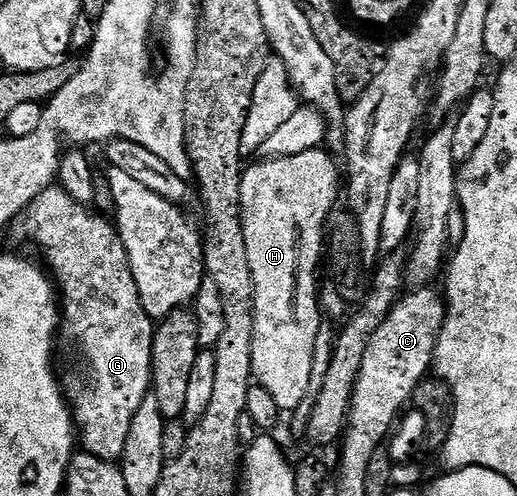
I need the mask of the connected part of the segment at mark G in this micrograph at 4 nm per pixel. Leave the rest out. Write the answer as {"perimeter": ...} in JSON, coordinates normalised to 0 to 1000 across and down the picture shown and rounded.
{"perimeter":[[[103,373],[87,381],[48,421],[35,444],[35,456],[39,456],[41,478],[56,482],[85,512],[87,524],[83,522],[83,528],[89,532],[112,589],[116,657],[104,694],[104,724],[112,734],[116,786],[124,790],[124,806],[132,810],[132,825],[139,831],[139,849],[145,867],[151,871],[153,899],[174,911],[182,921],[203,925],[209,933],[224,933],[236,921],[244,901],[244,879],[251,873],[251,849],[259,845],[259,833],[267,829],[267,817],[290,792],[294,774],[294,669],[298,665],[298,645],[286,637],[282,623],[275,623],[275,607],[267,599],[267,575],[259,575],[259,550],[251,542],[244,494],[236,494],[236,478],[230,466],[203,435],[188,429],[176,415],[143,405],[143,397],[135,397],[135,389],[128,389],[114,373]]]}

